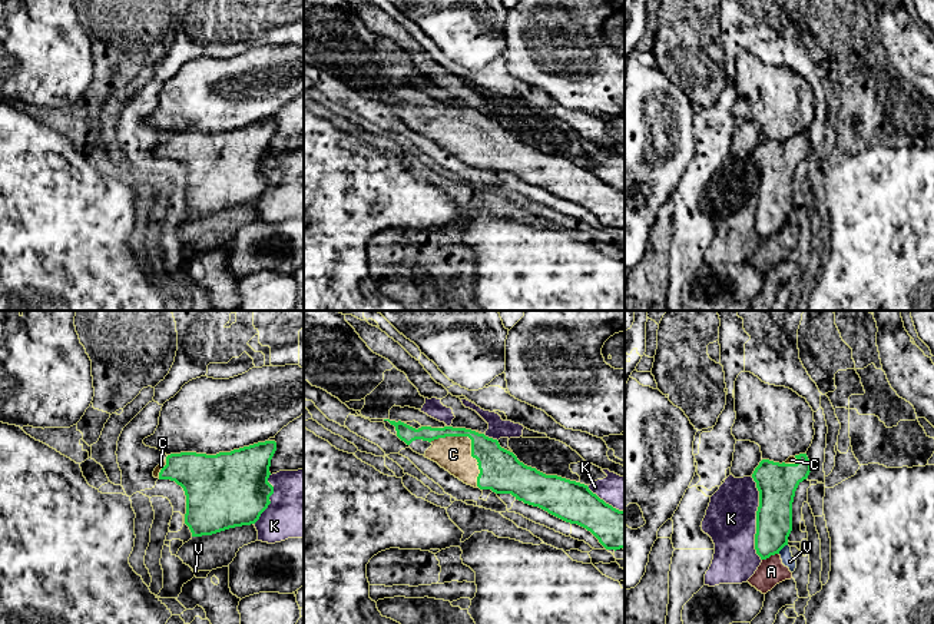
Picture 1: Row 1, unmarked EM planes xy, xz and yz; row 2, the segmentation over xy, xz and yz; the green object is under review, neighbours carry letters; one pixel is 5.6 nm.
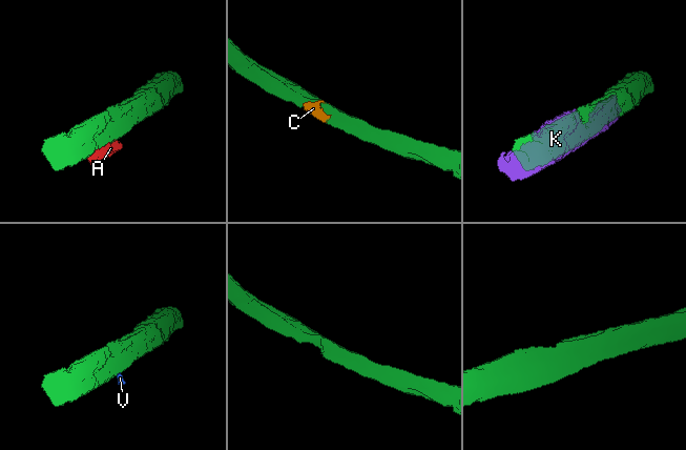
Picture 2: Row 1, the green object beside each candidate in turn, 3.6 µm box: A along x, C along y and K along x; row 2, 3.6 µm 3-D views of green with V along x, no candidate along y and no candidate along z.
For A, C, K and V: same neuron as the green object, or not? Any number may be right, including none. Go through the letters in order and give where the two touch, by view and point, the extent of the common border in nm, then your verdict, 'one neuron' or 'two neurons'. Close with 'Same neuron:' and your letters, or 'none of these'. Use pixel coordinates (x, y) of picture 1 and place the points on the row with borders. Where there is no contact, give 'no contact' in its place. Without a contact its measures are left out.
A: meets green in yz at (769, 556); contact 100 nm long; two neurons
C: meets green in xz at (472, 444); contact 380 nm long; one neuron
K: meets green in yz at (757, 518); contact 480 nm long; two neurons
V: meets green in yz at (782, 547); contact 80 nm long; two neurons
Same neuron: C

